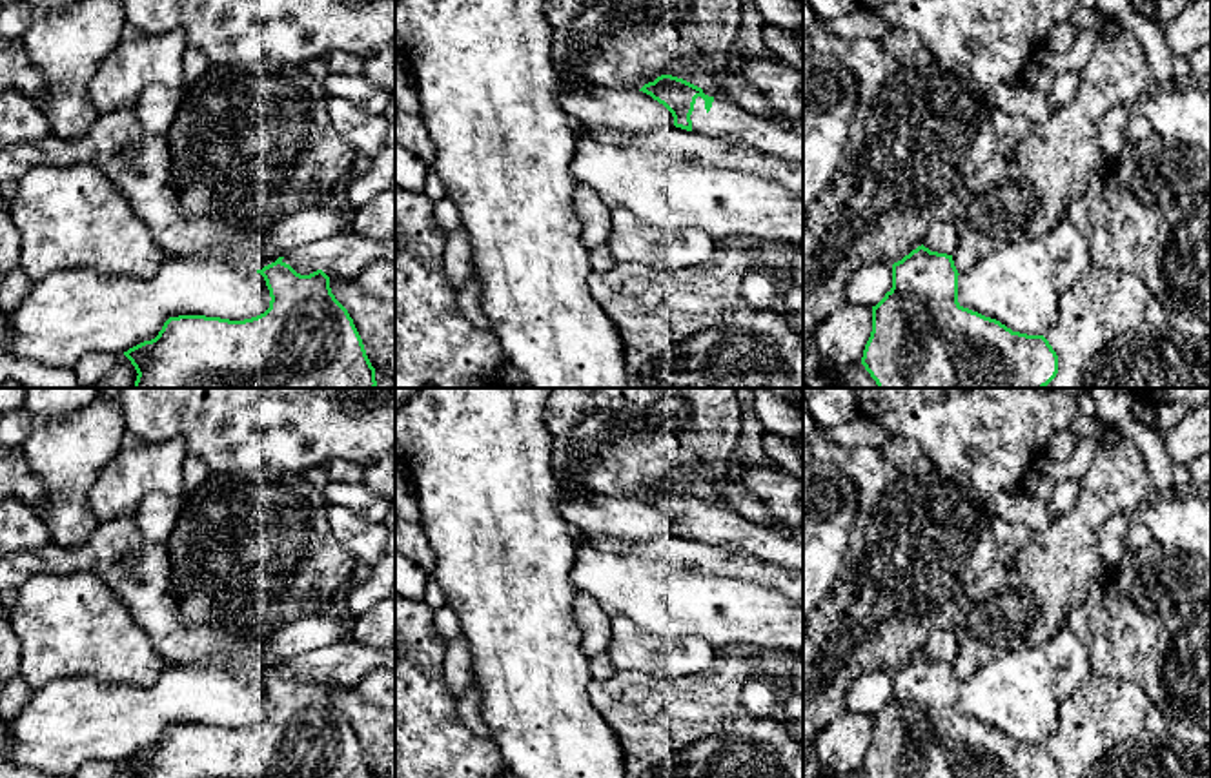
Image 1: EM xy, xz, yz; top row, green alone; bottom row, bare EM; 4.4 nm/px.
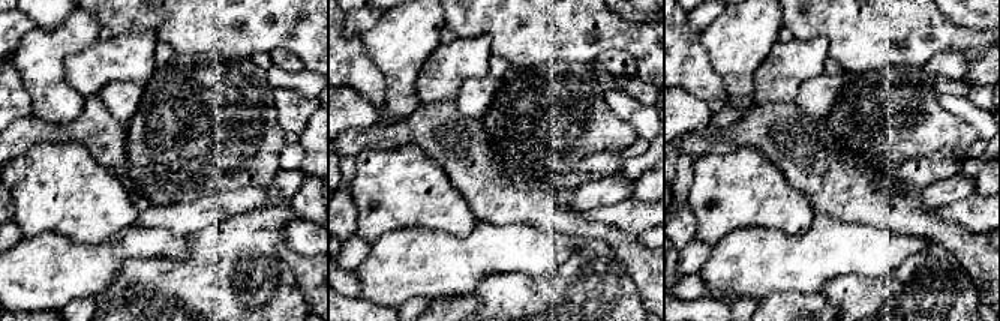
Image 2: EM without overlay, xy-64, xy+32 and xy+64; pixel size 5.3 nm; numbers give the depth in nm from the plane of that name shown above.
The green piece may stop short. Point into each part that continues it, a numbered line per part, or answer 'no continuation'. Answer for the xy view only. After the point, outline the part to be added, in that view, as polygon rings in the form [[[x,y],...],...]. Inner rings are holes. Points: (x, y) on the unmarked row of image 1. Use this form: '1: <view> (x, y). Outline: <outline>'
1: xy (346, 662). Outline: [[[351,638],[331,647],[310,650],[284,663],[282,671],[293,678],[308,674],[313,680],[322,678],[328,685],[355,687],[375,669],[395,671],[395,643],[377,650]]]

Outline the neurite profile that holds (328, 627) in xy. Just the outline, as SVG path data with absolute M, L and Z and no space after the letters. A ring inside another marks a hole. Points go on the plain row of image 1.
M328 609L280 625L255 647L255 654L275 661L290 661L310 650L331 647L350 636L351 621L344 619L337 610Z

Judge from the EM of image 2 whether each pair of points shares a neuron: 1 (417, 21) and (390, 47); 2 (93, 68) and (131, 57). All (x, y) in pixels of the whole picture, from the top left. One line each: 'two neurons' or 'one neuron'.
1: one neuron
2: one neuron

